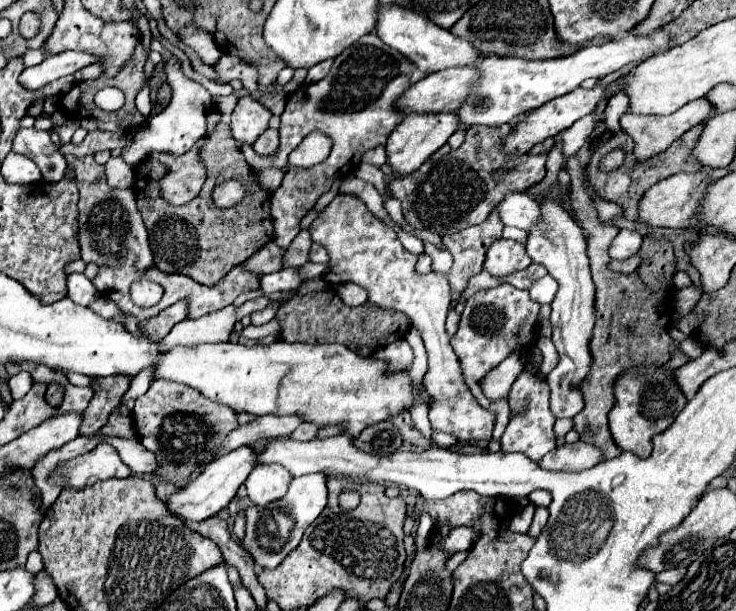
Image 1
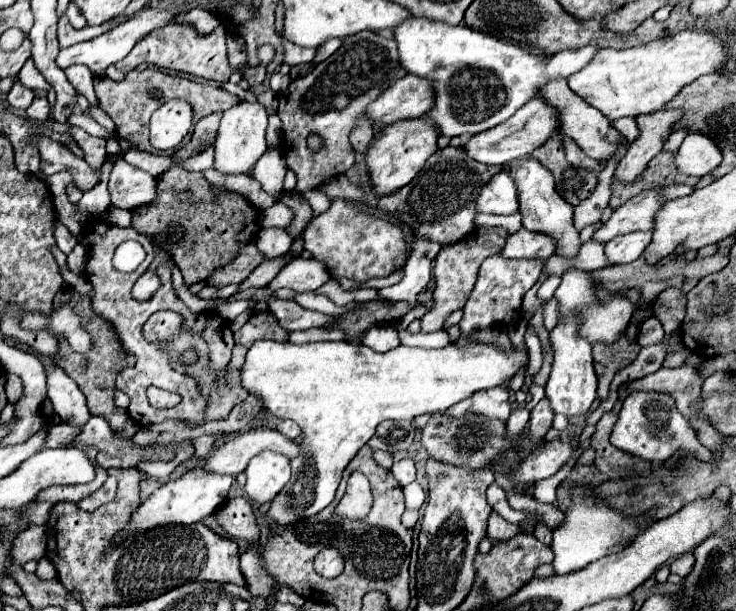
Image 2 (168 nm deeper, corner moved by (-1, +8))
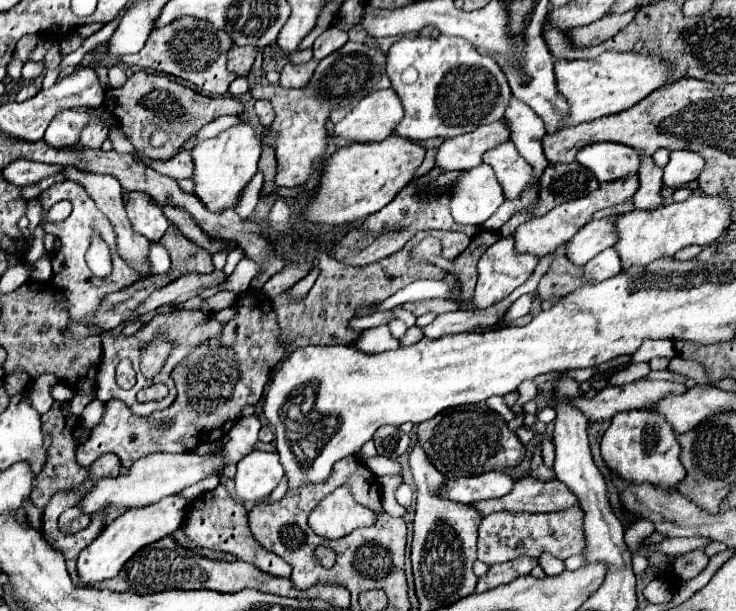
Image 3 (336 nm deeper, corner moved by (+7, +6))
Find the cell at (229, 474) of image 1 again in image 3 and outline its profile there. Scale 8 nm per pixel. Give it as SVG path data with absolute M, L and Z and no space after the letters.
M170 495L158 503L152 503L148 507L138 507L138 509L128 509L126 513L122 513L116 521L112 521L102 535L98 535L78 557L78 573L82 577L82 581L88 583L98 583L104 579L114 577L122 565L144 545L150 545L166 535L172 535L176 529L180 529L184 525L186 519L186 511L190 507L194 499L182 497L178 495Z

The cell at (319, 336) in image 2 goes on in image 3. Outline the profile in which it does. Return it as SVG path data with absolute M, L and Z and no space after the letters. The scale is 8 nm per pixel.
M382 325L382 327L372 327L362 331L358 339L352 343L352 347L356 347L362 353L382 353L388 349L398 349L400 341L390 335L386 325Z

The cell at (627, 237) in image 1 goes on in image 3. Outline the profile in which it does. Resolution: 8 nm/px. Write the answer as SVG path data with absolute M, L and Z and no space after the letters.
M608 247L600 255L596 255L590 263L586 263L586 267L584 267L584 279L596 283L596 281L604 281L604 279L614 277L620 271L622 271L622 267L620 267L620 255L618 255L618 251L614 247Z

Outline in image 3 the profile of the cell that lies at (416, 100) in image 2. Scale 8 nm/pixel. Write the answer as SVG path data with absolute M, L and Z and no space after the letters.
M382 89L366 95L334 129L348 141L382 141L394 133L402 121L402 101L394 89Z

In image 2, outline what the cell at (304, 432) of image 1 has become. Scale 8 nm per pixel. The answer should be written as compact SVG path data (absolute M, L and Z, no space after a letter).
M282 421L278 427L276 427L284 437L288 439L296 439L300 435L300 427L294 423L294 421Z

